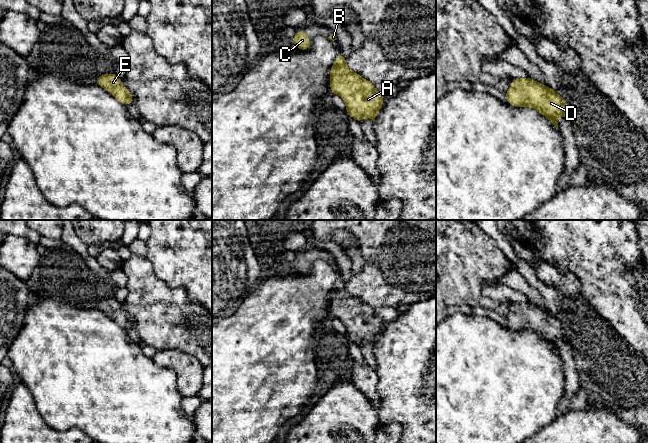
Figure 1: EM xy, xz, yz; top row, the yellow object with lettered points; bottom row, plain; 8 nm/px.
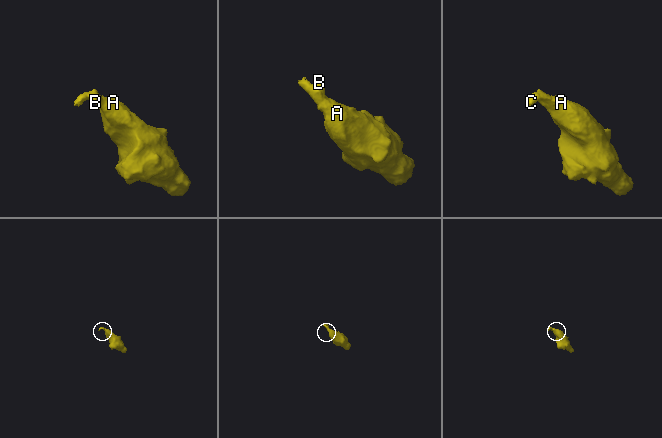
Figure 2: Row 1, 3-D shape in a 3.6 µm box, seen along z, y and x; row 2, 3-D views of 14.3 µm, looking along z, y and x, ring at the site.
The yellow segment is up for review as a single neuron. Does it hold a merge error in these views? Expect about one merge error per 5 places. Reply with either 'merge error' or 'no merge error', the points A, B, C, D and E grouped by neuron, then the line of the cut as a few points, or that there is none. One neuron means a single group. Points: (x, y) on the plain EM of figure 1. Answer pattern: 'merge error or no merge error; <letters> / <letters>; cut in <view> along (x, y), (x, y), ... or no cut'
no merge error; A B C D E; no cut

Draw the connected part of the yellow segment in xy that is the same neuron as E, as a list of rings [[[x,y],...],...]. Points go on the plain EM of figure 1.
[[[115,297],[103,298],[96,304],[96,309],[105,312],[111,316],[113,320],[123,329],[134,328],[132,318],[123,311],[122,303],[115,299]]]

